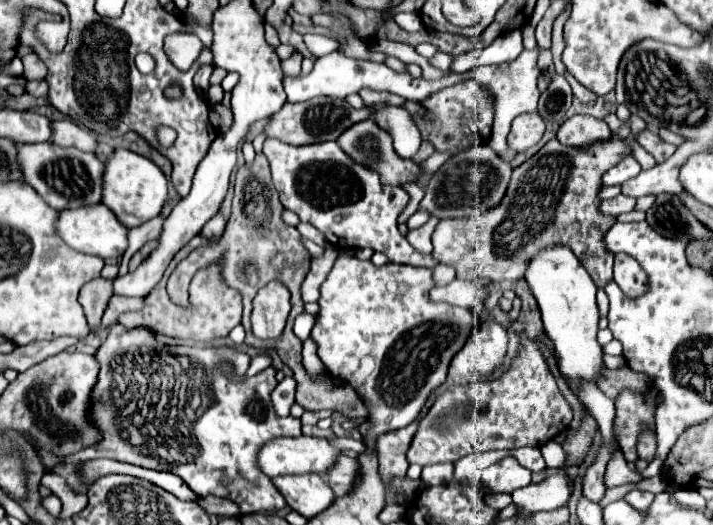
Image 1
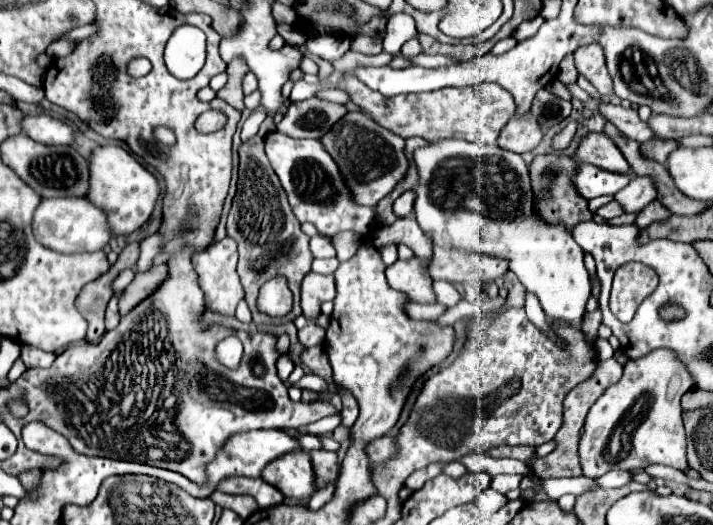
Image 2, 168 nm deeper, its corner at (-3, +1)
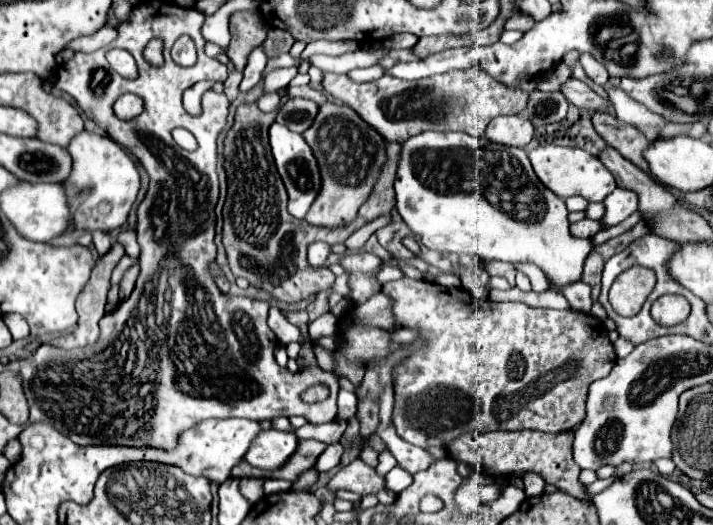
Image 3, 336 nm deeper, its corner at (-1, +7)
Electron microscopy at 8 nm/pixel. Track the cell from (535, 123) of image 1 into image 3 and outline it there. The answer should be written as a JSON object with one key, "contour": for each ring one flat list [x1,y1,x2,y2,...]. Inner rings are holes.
{"contour":[[523,115,495,117,487,125,487,139,501,145,525,147,533,139,533,125]]}

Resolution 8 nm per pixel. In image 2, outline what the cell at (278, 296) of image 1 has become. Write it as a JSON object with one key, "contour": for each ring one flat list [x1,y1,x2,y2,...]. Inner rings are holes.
{"contour":[[277,276,269,283,265,283,261,287,259,299,257,299,259,309,273,317,287,315,291,311,291,303,293,303,293,295,291,295,283,276]]}

